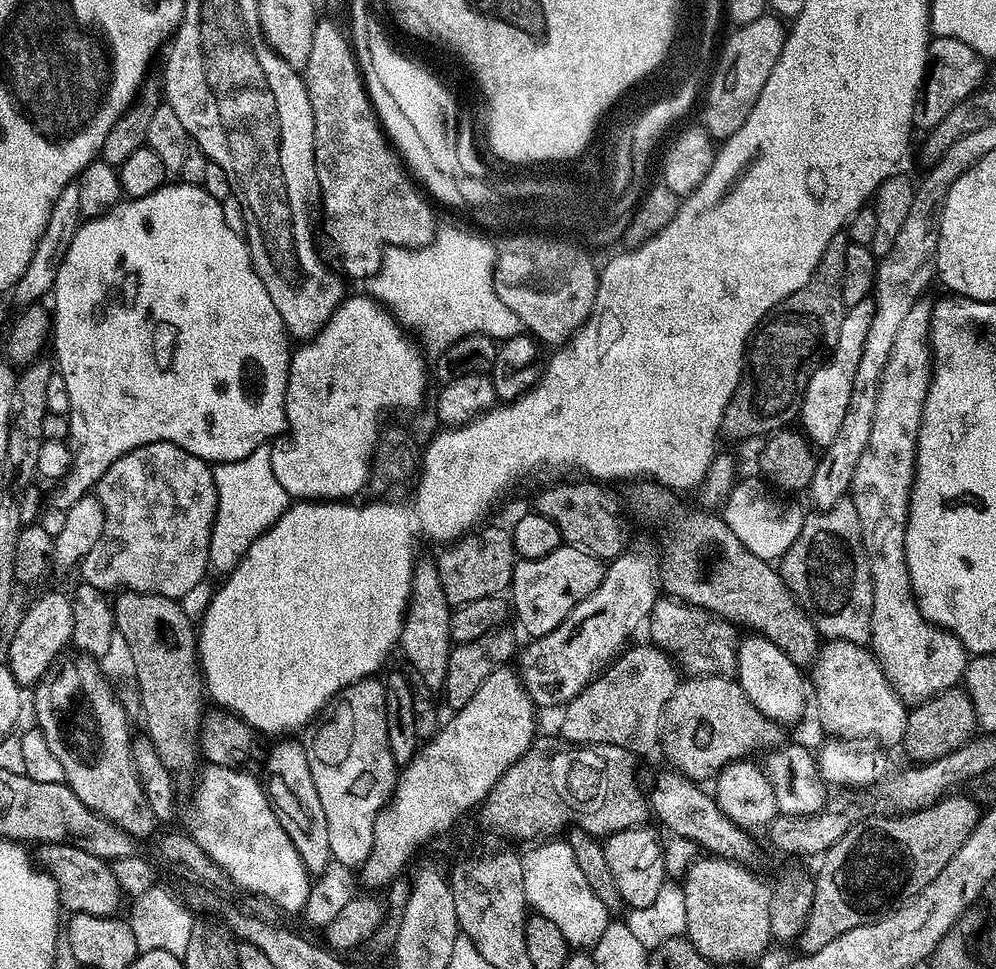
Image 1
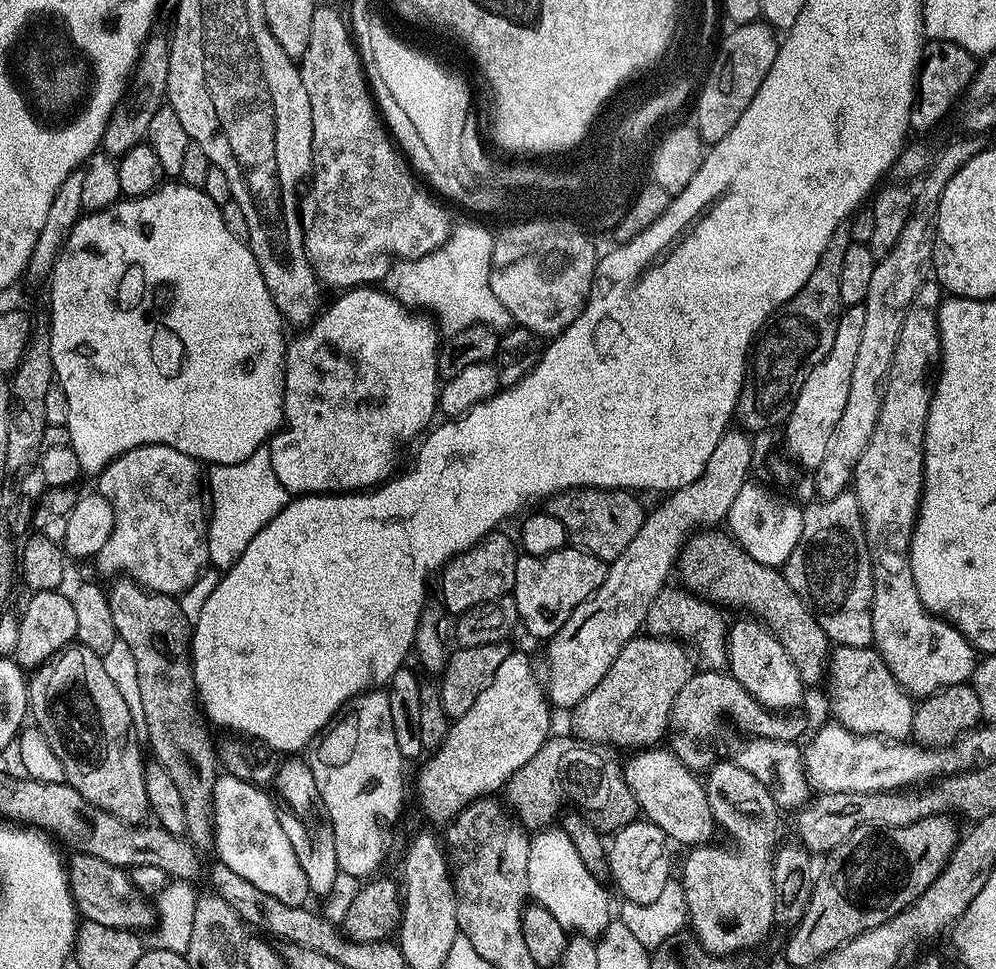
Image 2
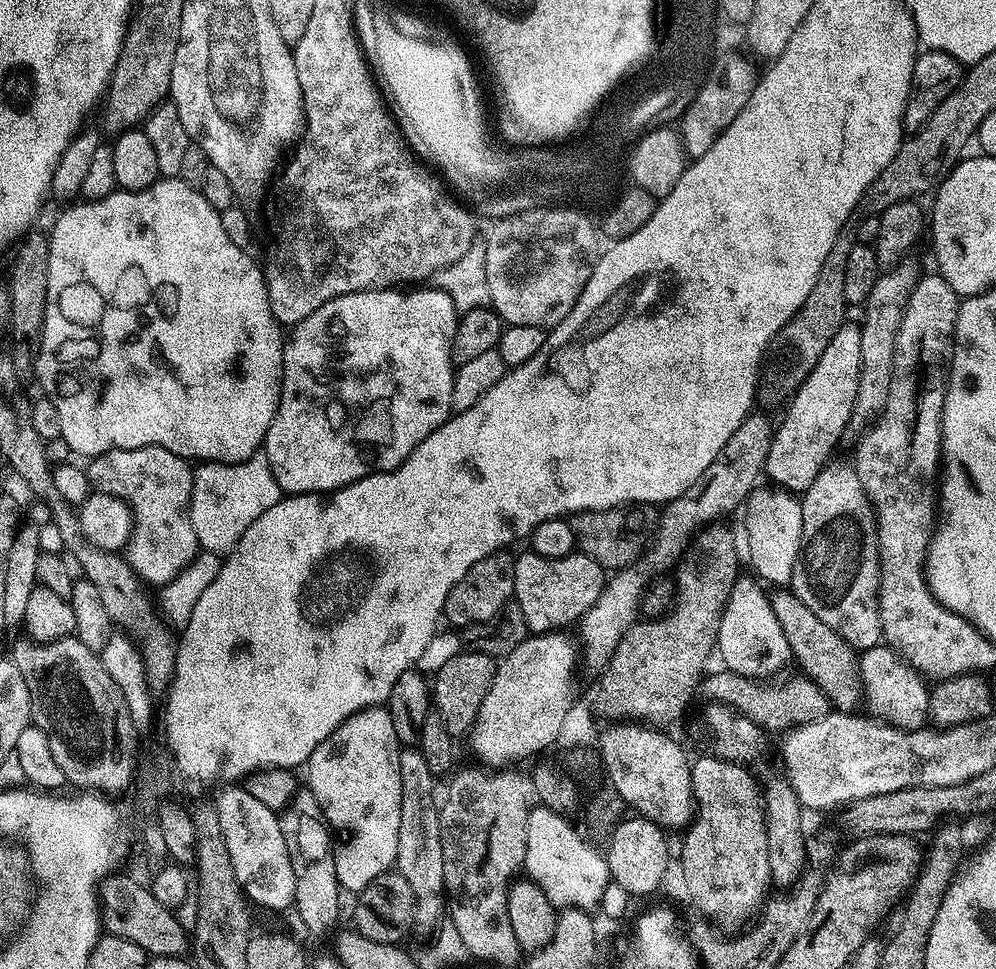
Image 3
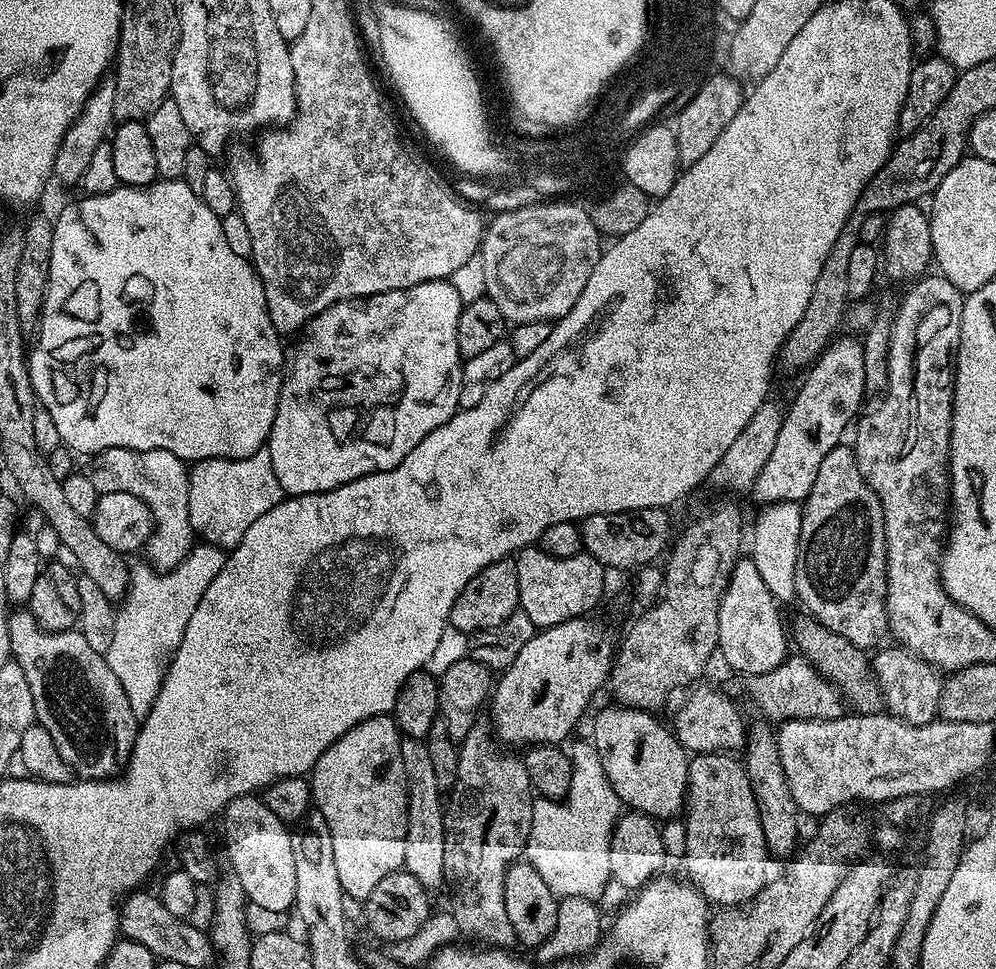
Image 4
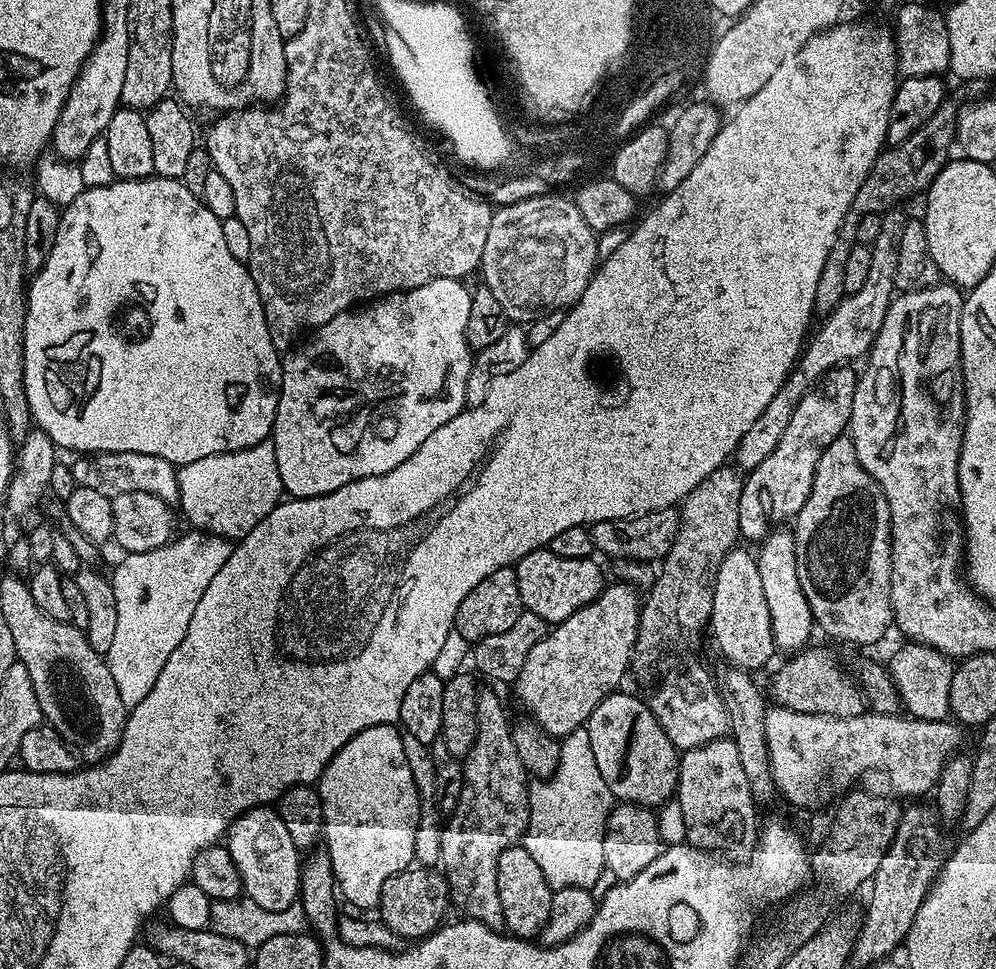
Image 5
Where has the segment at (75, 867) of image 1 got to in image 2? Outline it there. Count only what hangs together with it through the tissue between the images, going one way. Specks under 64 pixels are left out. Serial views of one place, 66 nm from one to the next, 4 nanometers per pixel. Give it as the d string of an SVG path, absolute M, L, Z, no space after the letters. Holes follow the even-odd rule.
M87 854L82 858L76 864L76 872L74 868L70 876L72 897L79 915L90 923L117 928L122 932L151 929L154 924L153 905L149 897L142 895L134 886L131 875L118 866L110 866L110 862L102 862L102 858Z

